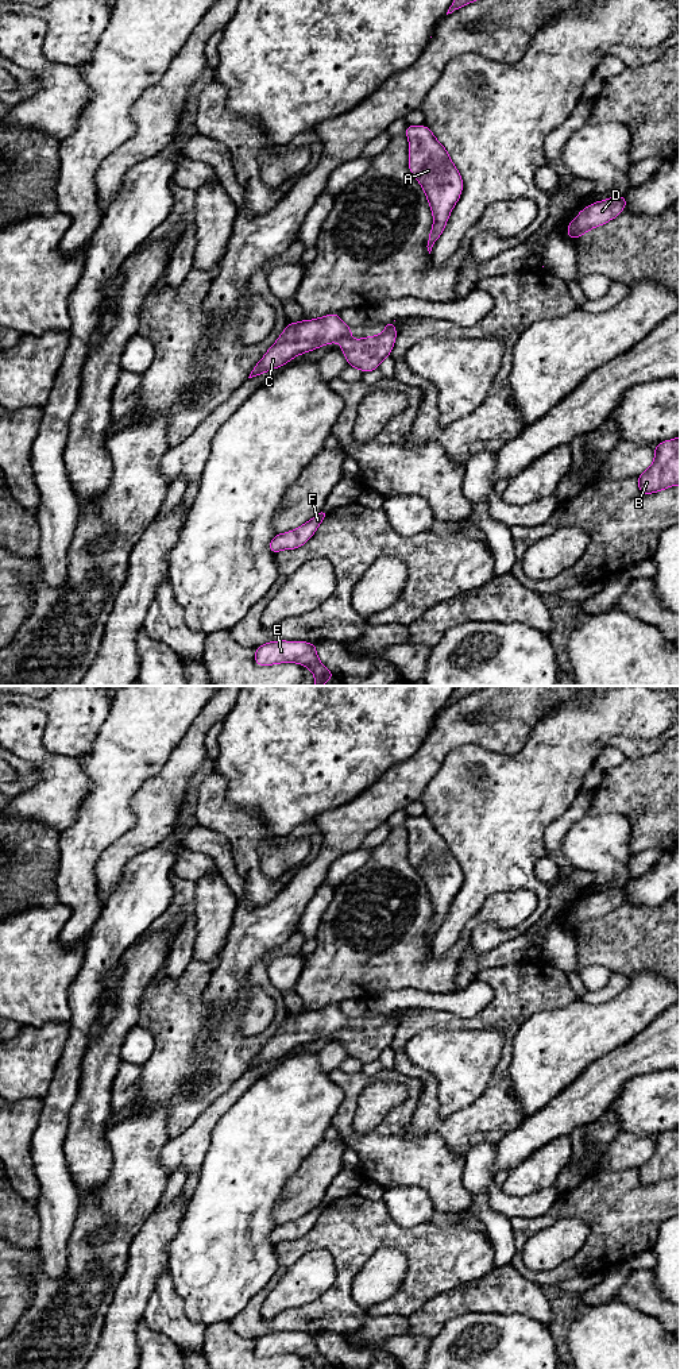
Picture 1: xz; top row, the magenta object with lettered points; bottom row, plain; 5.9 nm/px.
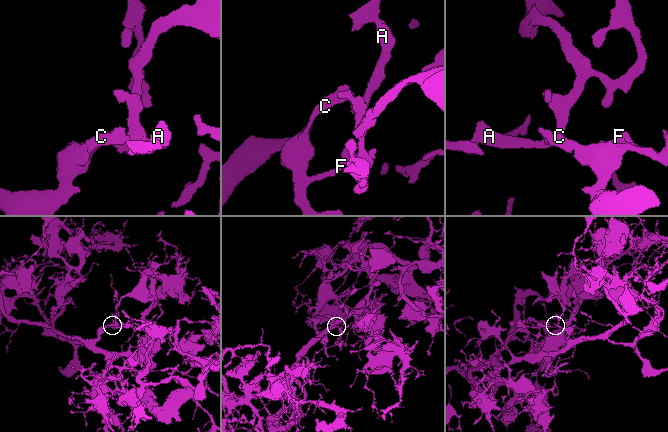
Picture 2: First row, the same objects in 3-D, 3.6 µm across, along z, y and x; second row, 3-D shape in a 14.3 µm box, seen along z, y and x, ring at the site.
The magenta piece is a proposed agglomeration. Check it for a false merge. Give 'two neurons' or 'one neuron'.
one neuron

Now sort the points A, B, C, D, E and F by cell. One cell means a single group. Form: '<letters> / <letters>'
A B C D E F

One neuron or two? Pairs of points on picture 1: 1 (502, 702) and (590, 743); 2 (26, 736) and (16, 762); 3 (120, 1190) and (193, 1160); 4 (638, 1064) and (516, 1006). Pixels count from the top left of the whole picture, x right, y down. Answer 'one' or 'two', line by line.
1: two
2: two
3: two
4: two

